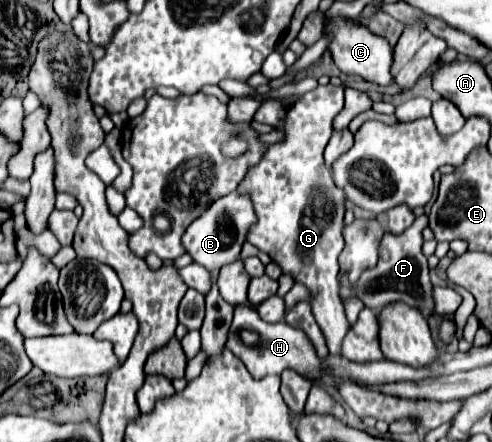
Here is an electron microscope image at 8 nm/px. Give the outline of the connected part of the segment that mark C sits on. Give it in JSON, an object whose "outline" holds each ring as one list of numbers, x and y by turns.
{"outline":[[336,18,332,24,326,26,324,32,334,32,334,40,330,44,332,58,336,66,346,72,346,74,358,74,366,82,374,82,378,86,392,86,394,76,392,76,392,46,388,44,386,38,376,36,368,32,362,24,352,24,344,18]]}

